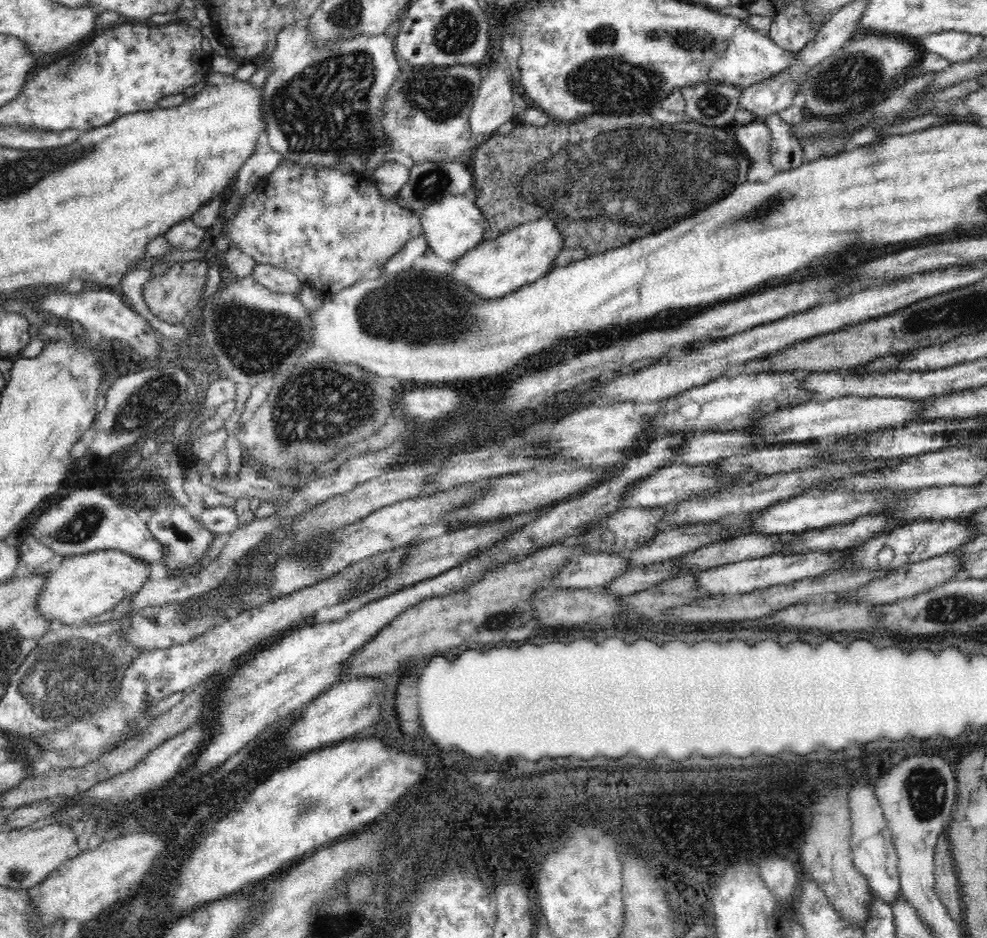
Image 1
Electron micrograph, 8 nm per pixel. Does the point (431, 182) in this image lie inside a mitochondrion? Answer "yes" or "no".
yes

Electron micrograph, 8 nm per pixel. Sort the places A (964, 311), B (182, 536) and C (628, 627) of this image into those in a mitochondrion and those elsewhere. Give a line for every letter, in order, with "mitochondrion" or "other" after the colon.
A: mitochondrion
B: other
C: other

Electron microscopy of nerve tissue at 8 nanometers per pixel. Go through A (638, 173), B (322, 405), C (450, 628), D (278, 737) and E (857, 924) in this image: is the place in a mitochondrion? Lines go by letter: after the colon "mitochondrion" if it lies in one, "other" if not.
A: mitochondrion
B: mitochondrion
C: other
D: other
E: other

